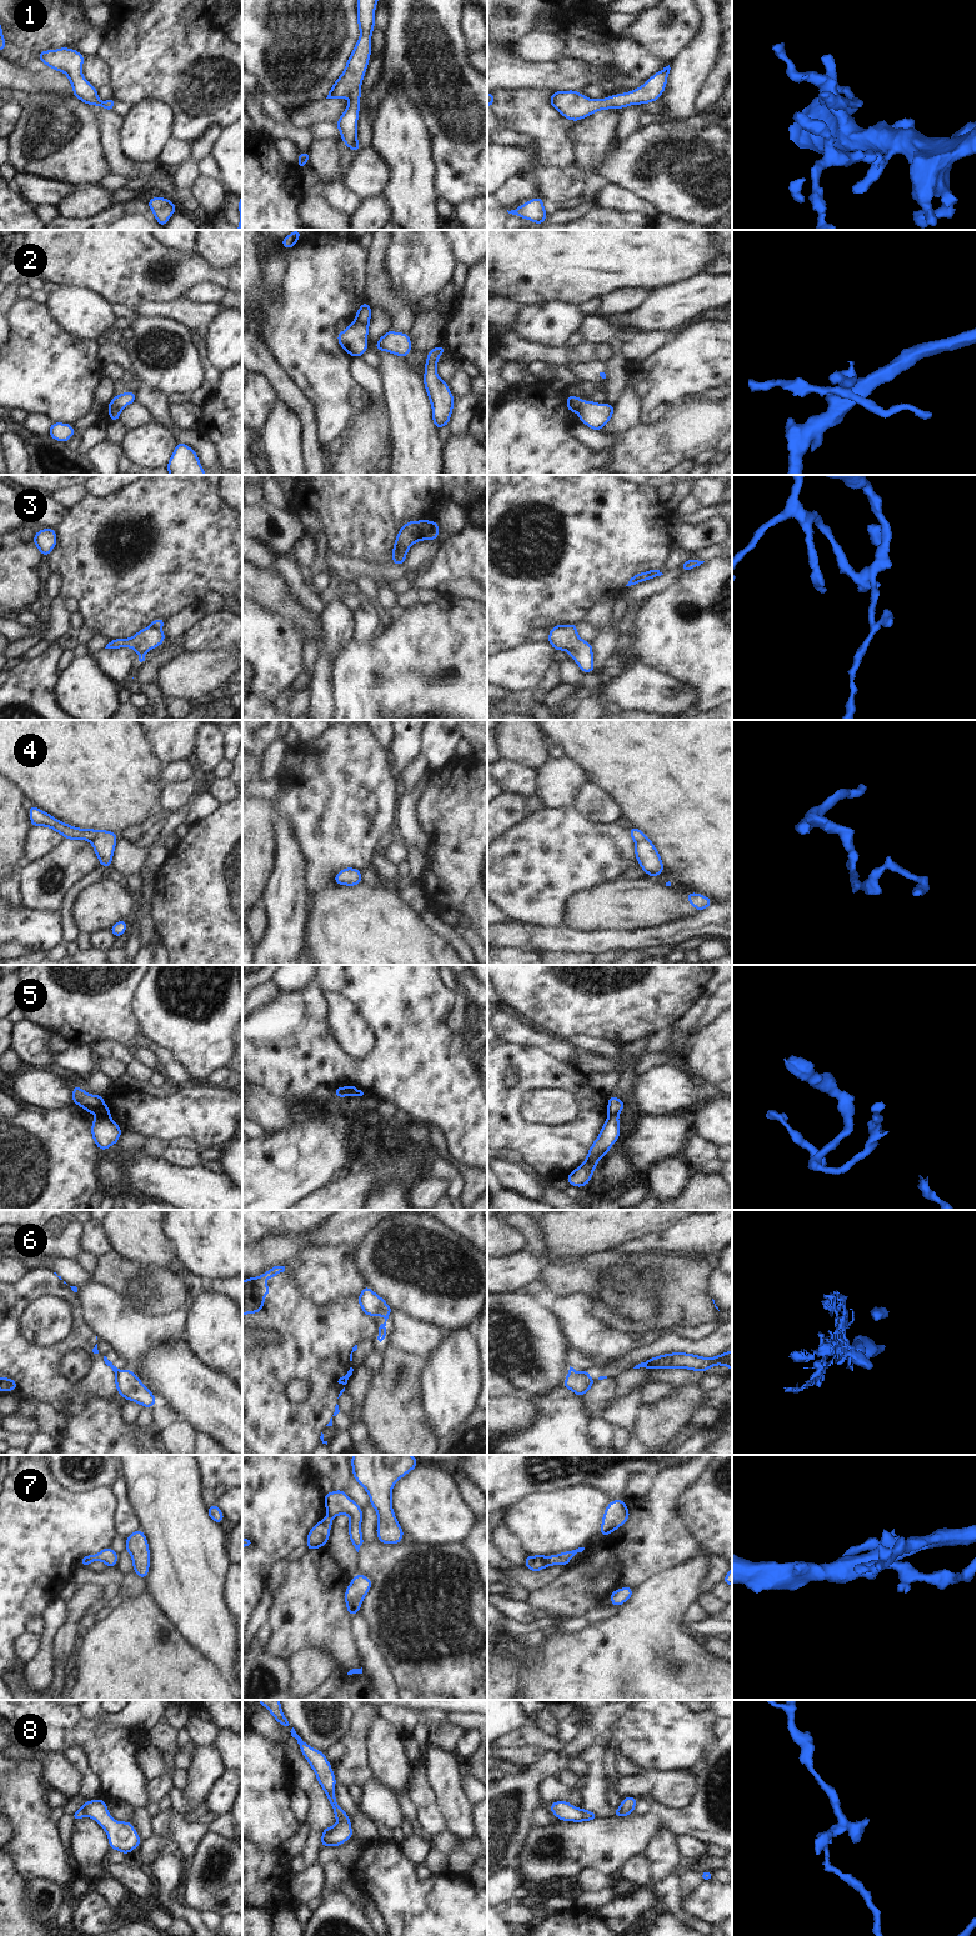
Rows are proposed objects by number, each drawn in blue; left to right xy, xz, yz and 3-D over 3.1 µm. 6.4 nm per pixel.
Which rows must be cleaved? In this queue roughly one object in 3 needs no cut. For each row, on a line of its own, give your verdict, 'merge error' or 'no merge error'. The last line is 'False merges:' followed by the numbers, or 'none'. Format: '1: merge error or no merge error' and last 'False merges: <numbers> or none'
1: no merge error
2: merge error
3: merge error
4: no merge error
5: merge error
6: merge error
7: merge error
8: merge error
False merges: 2, 3, 5, 6, 7, 8

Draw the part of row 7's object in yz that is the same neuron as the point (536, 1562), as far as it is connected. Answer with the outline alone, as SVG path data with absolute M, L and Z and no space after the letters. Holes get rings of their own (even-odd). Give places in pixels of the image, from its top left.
M526 1555L525 1557L525 1567L533 1572L538 1572L540 1570L543 1570L548 1567L548 1556L546 1555Z

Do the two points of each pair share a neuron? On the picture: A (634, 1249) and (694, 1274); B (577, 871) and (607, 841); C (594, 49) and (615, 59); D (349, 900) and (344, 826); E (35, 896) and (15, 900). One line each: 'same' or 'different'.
A: different
B: same
C: same
D: different
E: different

